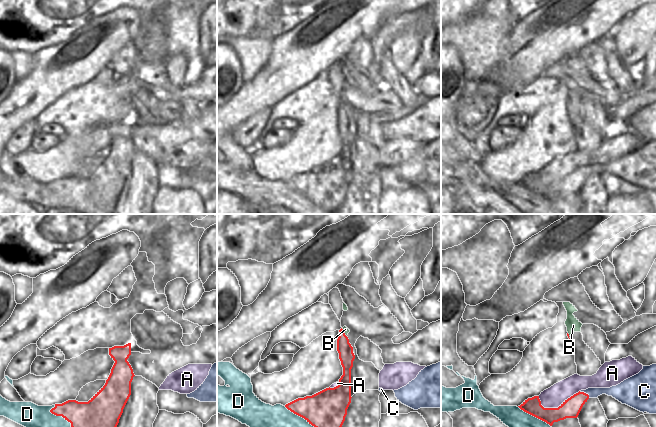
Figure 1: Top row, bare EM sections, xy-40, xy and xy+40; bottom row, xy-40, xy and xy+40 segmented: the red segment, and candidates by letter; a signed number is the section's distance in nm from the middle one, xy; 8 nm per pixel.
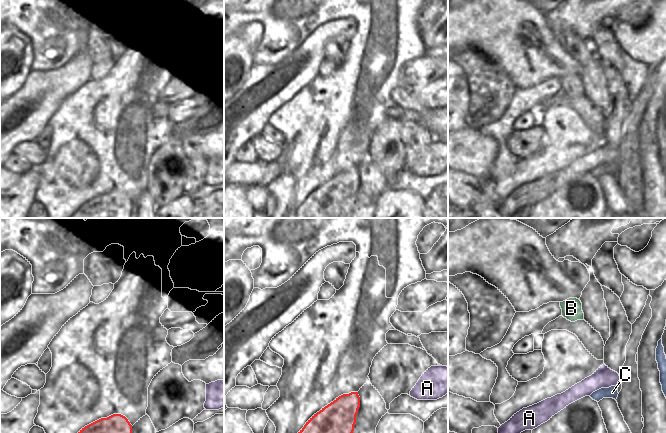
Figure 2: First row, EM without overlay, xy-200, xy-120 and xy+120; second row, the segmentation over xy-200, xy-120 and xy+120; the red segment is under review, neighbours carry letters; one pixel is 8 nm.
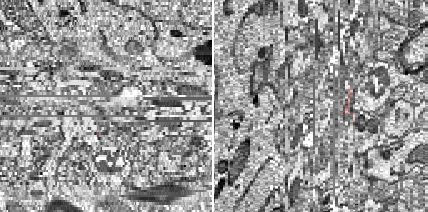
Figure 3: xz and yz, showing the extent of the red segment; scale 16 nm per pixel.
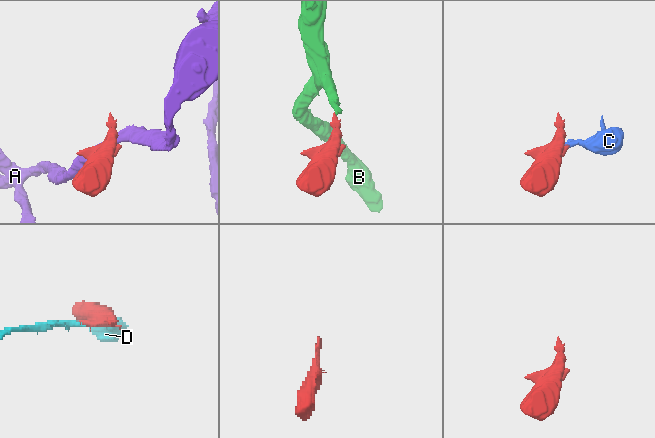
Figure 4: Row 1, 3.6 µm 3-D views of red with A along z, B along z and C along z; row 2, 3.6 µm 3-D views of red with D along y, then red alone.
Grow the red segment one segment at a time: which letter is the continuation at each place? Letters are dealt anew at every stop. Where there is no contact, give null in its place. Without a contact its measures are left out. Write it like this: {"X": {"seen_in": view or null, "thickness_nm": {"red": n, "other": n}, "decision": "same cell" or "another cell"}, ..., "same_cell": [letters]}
{"A": {"seen_in": "xy+40", "thickness_nm": {"red": 150, "other": 170}, "decision": "another cell"}, "B": {"seen_in": "xy", "thickness_nm": {"red": 120, "other": 50}, "decision": "same cell"}, "C": {"seen_in": "xy+40", "thickness_nm": {"red": 150, "other": 100}, "decision": "another cell"}, "D": {"seen_in": "xy-40", "thickness_nm": {"red": 320, "other": 190}, "decision": "another cell"}, "same_cell": ["B"]}

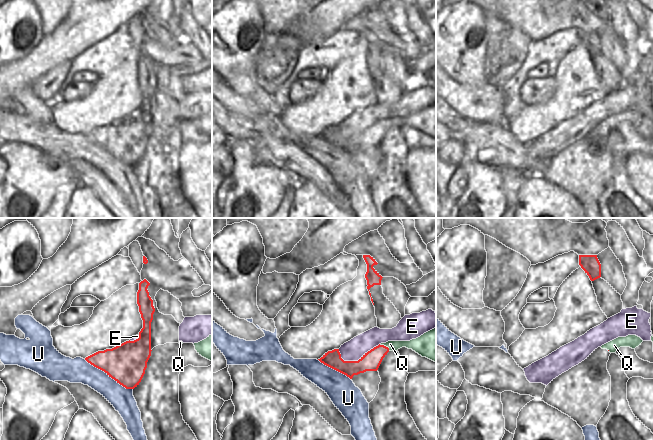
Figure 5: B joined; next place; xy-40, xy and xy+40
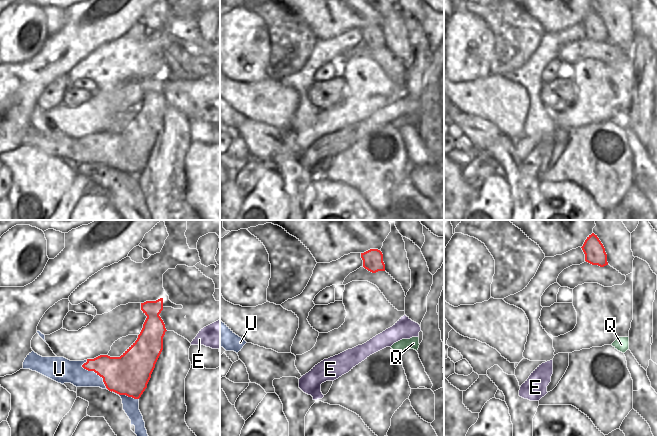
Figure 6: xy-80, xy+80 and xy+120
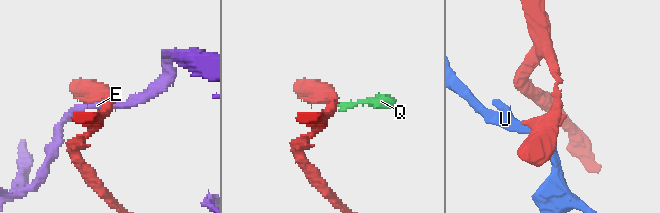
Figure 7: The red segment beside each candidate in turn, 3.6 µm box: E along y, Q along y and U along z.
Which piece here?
{"E": {"seen_in": "xy", "thickness_nm": {"red": 150, "other": 170}, "decision": "another cell"}, "Q": {"seen_in": "xy", "thickness_nm": {"red": 150, "other": 100}, "decision": "another cell"}, "U": {"seen_in": "xy-40", "thickness_nm": {"red": 320, "other": 200}, "decision": "another cell"}, "same_cell": []}

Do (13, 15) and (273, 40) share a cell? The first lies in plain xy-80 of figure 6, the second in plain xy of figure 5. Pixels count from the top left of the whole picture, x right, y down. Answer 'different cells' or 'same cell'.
different cells

